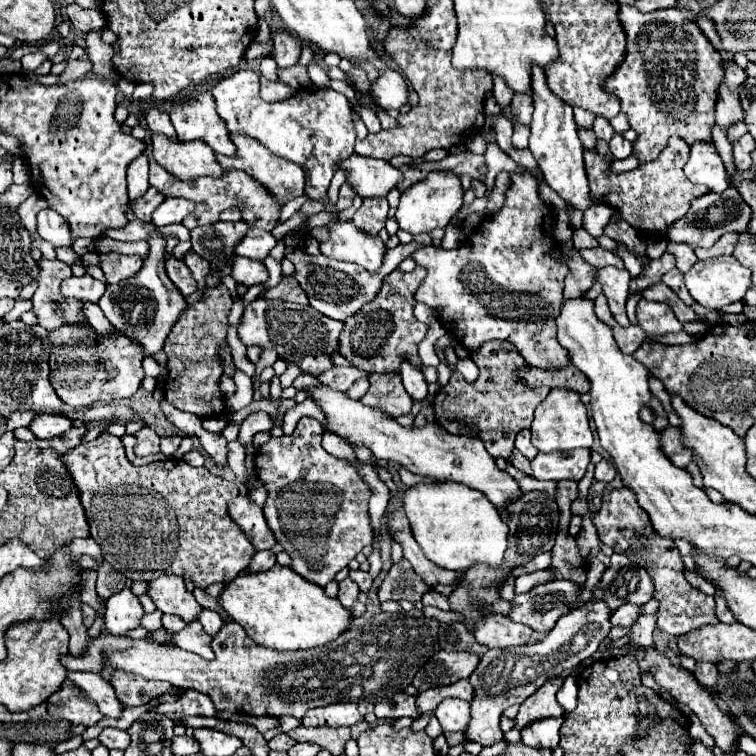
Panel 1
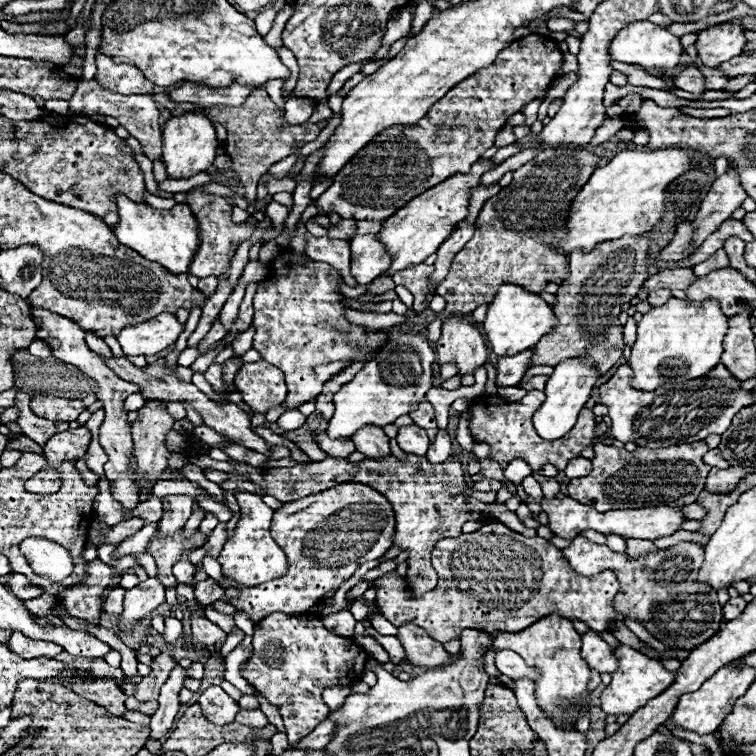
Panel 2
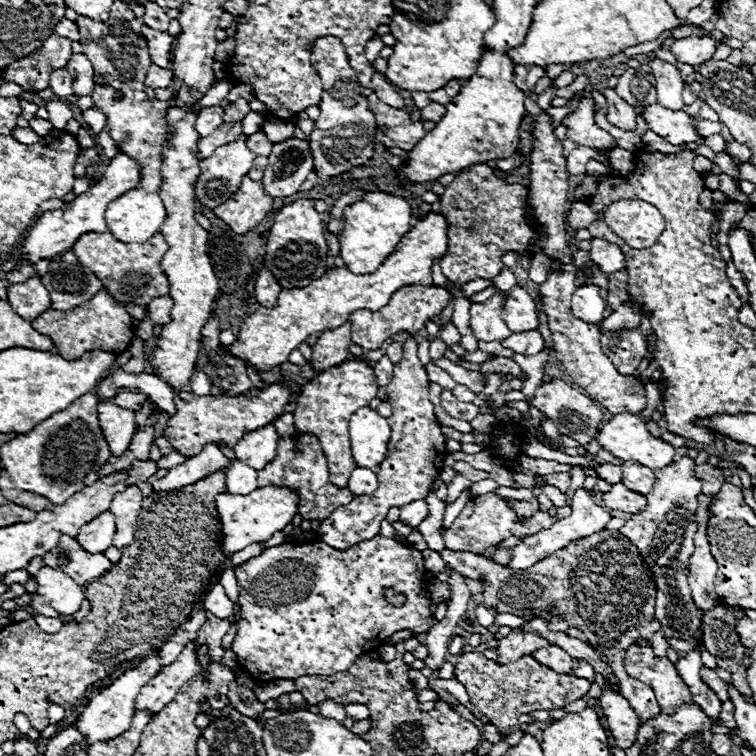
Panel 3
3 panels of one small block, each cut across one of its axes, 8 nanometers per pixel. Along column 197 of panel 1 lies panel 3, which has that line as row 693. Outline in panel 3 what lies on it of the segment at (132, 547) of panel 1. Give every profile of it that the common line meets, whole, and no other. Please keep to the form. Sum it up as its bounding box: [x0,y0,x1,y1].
[456,652,590,736]

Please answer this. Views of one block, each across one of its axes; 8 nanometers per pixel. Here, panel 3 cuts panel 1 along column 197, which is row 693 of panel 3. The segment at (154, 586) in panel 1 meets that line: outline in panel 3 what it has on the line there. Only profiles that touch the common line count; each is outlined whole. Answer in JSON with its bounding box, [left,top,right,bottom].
[598,686,640,750]

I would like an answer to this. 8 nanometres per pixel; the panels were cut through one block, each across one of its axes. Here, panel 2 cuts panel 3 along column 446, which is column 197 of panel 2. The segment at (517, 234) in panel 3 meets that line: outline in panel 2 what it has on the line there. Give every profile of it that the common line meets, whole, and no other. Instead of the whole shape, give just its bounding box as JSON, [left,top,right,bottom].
[186,186,260,278]

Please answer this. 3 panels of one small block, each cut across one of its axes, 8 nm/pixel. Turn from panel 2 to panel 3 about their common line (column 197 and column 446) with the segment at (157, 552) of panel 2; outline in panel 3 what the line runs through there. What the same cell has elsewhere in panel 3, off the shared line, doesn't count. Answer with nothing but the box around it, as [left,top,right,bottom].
[444,492,556,554]

